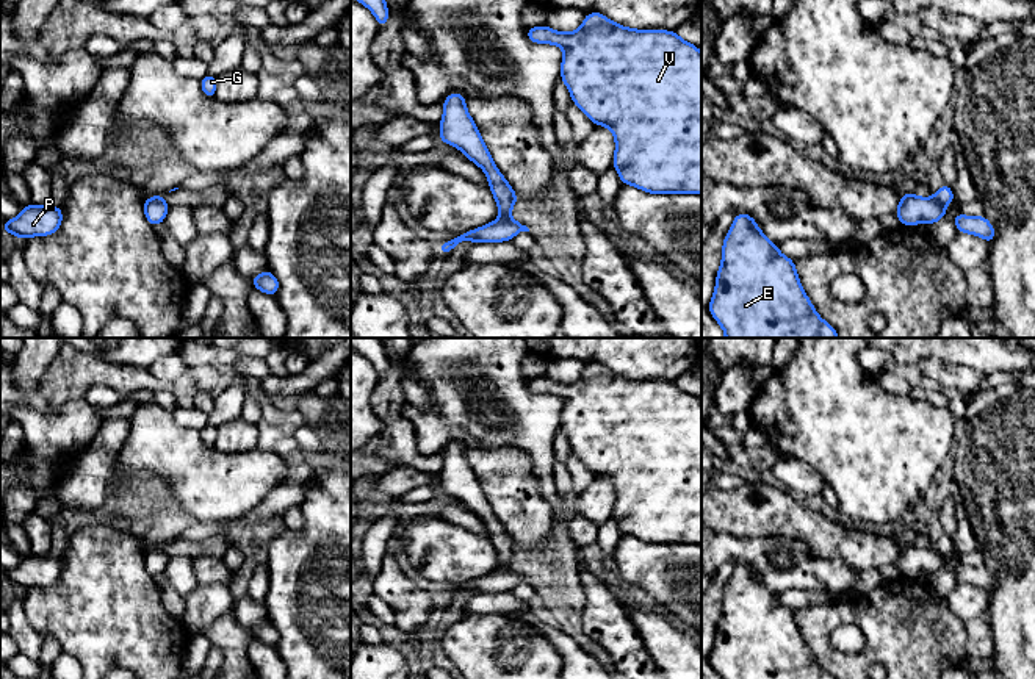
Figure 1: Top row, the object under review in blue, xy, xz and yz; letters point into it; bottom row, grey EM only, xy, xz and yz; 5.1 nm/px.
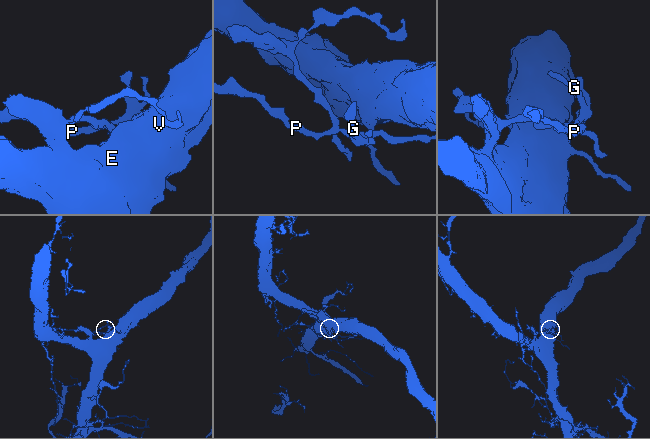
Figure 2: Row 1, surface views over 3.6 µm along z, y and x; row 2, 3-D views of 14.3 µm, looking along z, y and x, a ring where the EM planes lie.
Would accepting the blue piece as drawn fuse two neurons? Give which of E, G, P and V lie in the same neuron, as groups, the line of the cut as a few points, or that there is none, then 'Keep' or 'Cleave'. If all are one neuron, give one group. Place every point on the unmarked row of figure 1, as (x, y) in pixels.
Groups: E V / G P. Split along xz (500, 568), (511, 570). Cleave

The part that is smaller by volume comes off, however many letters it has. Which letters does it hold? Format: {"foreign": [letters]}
{"foreign": ["G", "P"]}

